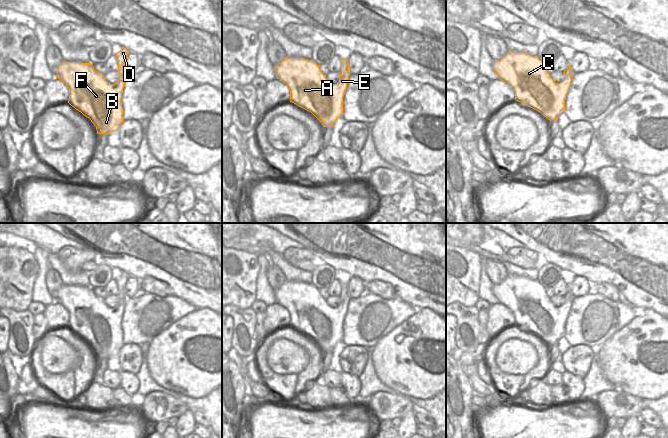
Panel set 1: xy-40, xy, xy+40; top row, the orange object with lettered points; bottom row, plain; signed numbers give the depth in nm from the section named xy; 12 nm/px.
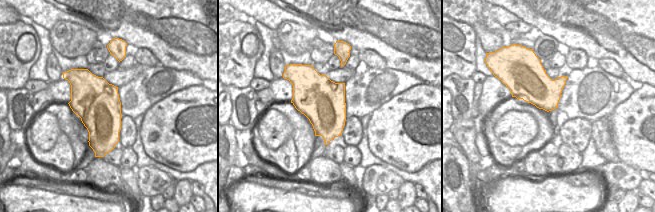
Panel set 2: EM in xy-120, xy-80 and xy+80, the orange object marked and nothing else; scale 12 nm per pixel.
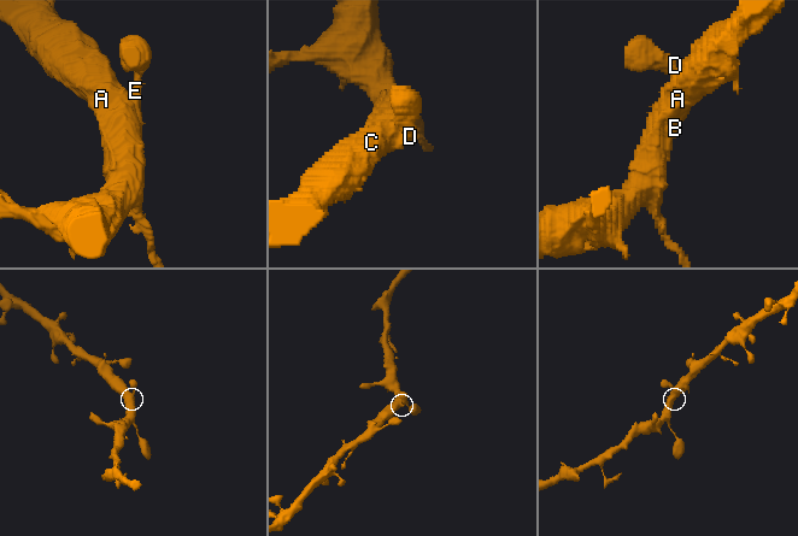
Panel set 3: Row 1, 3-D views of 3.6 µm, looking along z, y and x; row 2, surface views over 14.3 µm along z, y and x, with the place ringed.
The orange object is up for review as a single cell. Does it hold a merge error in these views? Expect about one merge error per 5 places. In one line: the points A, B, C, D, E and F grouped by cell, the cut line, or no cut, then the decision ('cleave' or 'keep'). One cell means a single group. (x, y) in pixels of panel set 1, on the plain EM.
A B C D E F | no cut | keep

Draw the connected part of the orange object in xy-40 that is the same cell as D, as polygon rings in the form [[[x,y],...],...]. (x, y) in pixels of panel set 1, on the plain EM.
[[[122,271],[116,277],[119,303],[110,308],[91,287],[63,285],[57,292],[56,302],[69,312],[68,327],[89,342],[97,358],[118,355],[123,344],[122,317],[126,300],[125,285],[129,274]]]

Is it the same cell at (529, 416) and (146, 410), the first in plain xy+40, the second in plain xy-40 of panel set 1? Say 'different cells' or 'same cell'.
different cells

